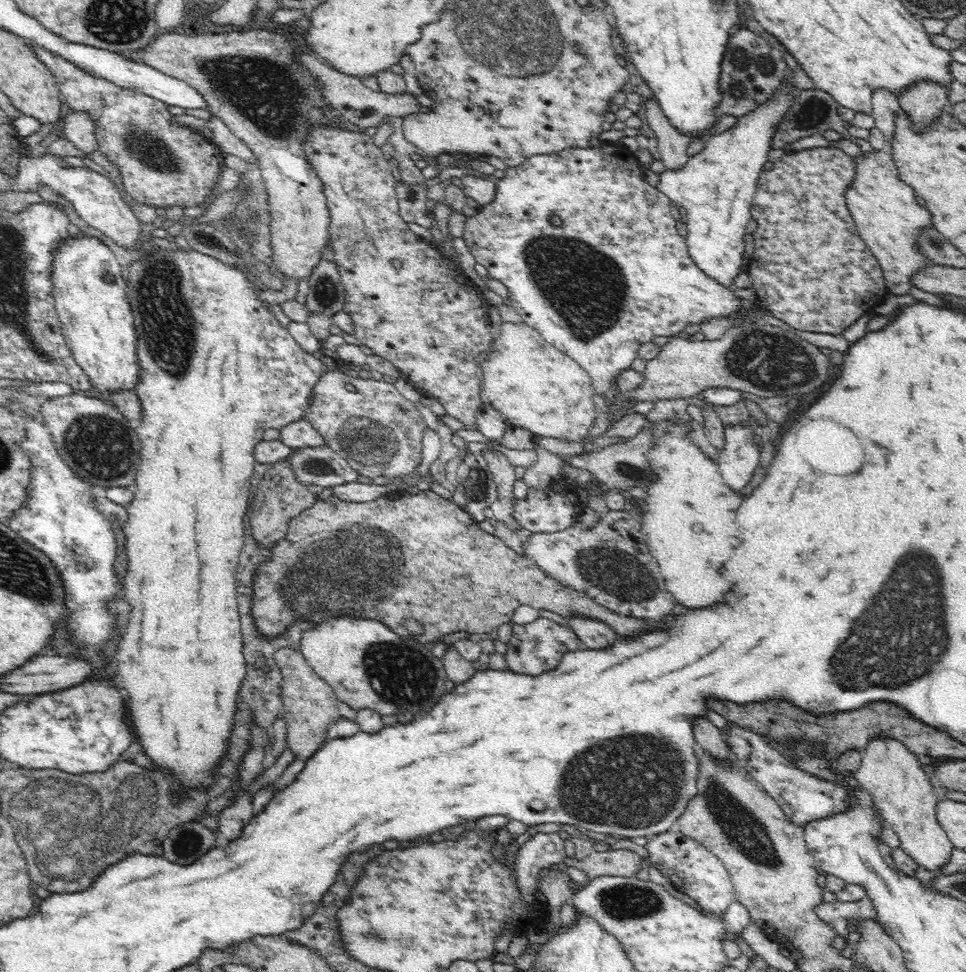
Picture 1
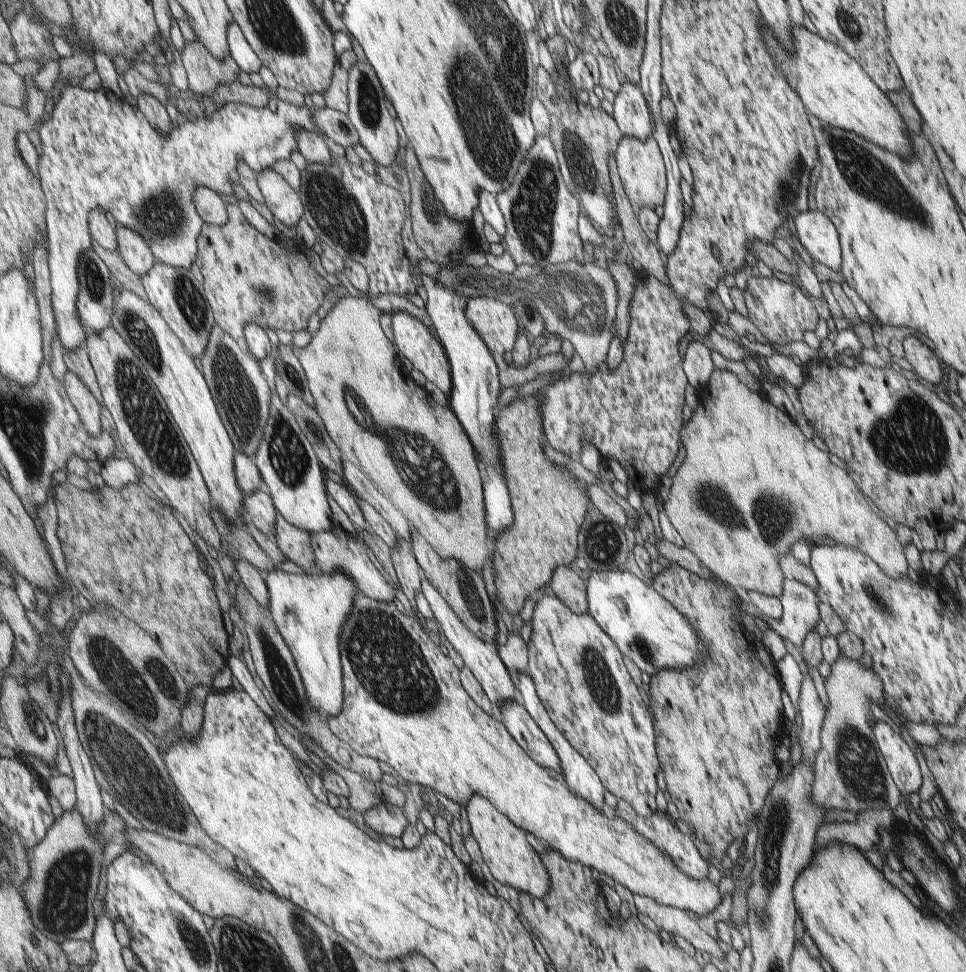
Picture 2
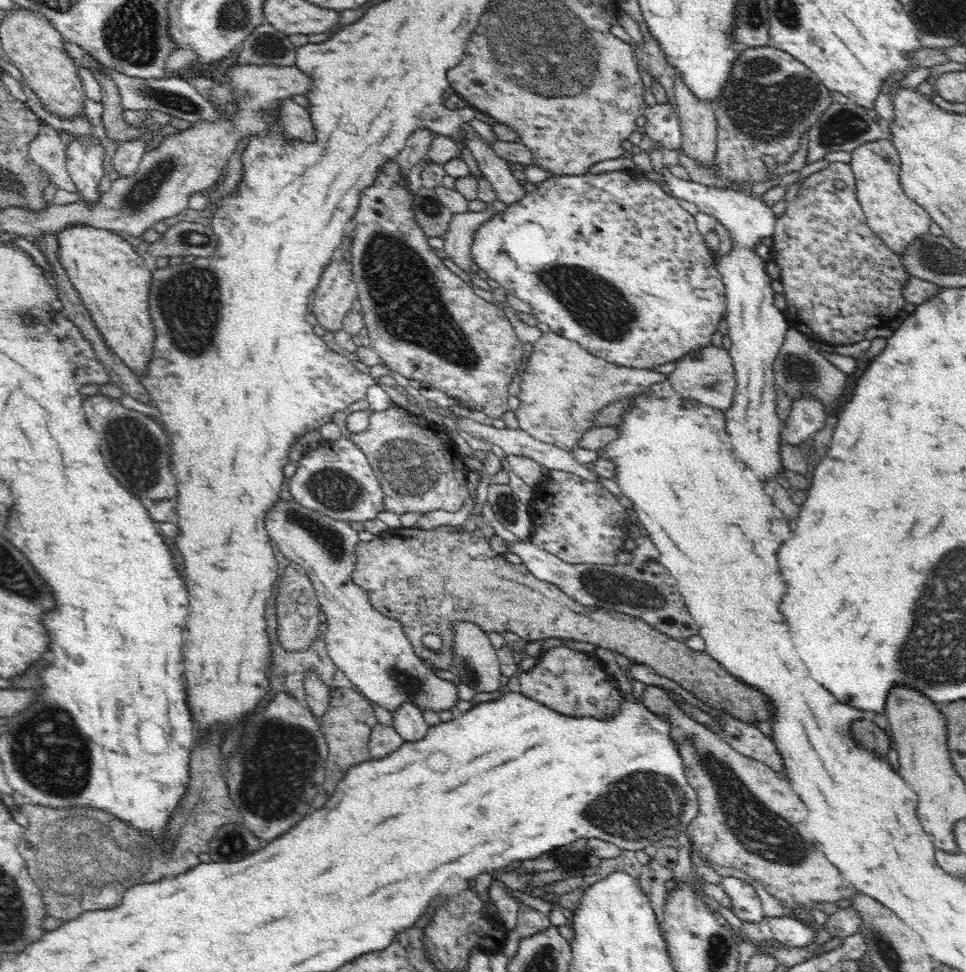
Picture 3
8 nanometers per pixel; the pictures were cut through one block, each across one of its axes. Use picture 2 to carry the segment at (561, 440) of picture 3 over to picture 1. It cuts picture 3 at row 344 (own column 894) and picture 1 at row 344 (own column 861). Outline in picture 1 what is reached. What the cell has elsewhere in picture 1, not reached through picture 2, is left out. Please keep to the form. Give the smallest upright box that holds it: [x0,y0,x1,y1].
[480,322,597,442]

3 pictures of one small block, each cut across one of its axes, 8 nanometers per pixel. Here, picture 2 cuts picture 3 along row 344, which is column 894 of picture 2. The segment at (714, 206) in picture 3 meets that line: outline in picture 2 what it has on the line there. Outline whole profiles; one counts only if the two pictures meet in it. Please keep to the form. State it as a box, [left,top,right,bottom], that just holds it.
[872,721,922,797]

